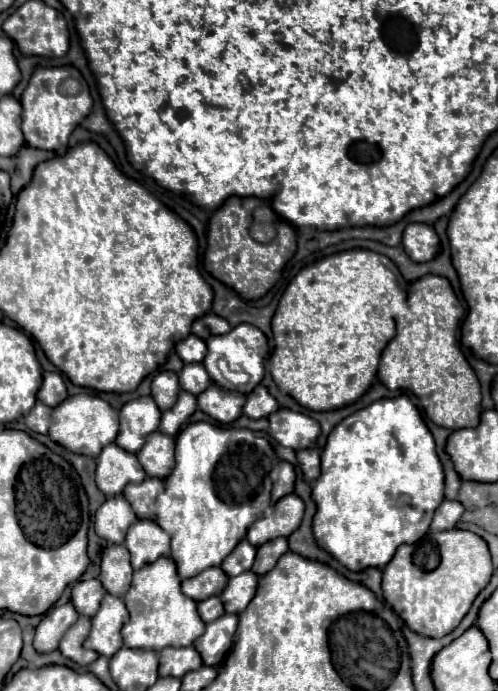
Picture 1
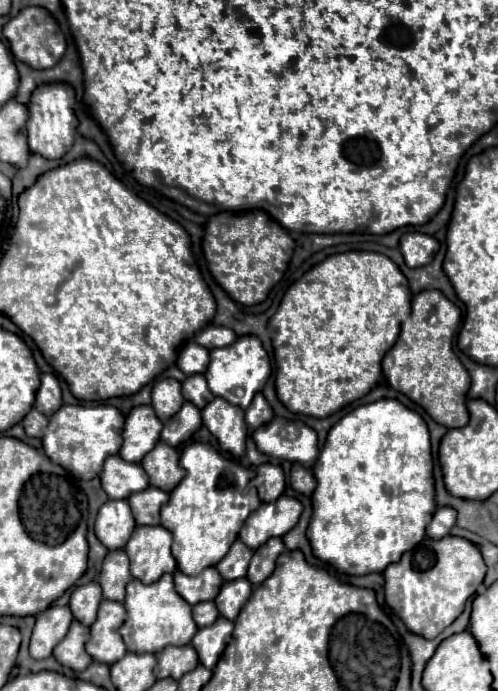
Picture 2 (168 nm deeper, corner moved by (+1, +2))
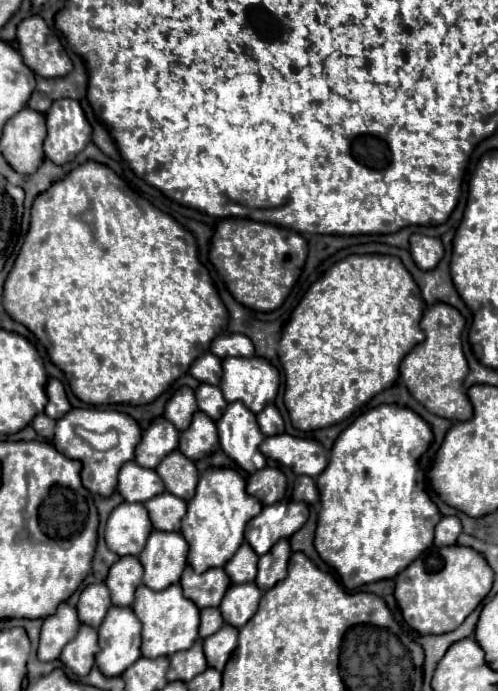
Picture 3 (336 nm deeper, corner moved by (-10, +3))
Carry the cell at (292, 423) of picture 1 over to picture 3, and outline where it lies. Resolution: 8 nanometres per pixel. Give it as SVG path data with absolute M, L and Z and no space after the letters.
M288 433L266 437L264 445L260 445L260 451L280 465L290 467L296 475L318 477L328 465L326 449L318 441L294 437Z

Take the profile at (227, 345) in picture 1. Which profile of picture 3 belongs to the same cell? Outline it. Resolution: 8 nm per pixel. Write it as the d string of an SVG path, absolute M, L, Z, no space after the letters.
M226 357L222 369L220 389L226 401L240 401L252 413L260 413L264 405L274 401L280 373L266 357Z

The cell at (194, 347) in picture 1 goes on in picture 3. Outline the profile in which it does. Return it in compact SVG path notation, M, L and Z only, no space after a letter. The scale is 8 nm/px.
M204 353L202 357L198 357L192 367L190 367L190 375L196 377L198 381L208 381L210 385L218 385L220 383L220 359L214 353Z

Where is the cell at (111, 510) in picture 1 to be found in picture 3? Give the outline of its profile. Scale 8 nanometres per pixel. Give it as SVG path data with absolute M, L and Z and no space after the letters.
M120 503L106 523L106 545L110 551L122 555L138 555L144 549L144 541L152 531L148 511L142 503Z

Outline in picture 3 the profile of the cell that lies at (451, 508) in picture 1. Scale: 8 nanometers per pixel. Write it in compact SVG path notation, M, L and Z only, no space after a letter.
M448 515L448 517L442 517L440 523L436 525L436 535L434 535L434 545L454 545L458 535L462 531L462 523L456 515Z

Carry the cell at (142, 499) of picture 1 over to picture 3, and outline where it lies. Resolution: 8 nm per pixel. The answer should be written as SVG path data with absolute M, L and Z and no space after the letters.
M164 491L156 497L152 497L152 501L144 503L154 529L164 529L164 531L180 529L180 517L184 517L184 505L186 505L184 499L168 493L168 491Z

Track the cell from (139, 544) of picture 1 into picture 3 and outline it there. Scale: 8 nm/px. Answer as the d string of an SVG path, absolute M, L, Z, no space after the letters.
M152 531L144 551L140 553L140 561L144 565L144 585L150 589L164 589L164 585L174 585L180 581L180 573L186 567L186 553L188 553L188 543L184 537L176 531Z

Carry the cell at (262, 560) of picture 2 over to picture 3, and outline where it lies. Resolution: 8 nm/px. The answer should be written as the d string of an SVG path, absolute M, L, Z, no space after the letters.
M288 539L278 541L266 555L260 557L258 561L258 575L256 575L256 585L260 589L268 591L276 581L282 581L286 577L286 565L290 559L290 543Z

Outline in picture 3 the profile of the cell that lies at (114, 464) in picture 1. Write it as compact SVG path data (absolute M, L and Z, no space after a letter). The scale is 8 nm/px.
M128 461L118 475L118 491L126 501L144 503L154 495L164 493L164 483L154 469L140 469L140 465Z

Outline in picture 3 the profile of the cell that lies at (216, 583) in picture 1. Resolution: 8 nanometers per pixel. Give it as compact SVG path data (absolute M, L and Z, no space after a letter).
M190 567L184 569L180 585L184 589L184 597L194 601L200 609L220 605L226 589L230 587L230 577L224 569L208 569L206 573L194 573Z

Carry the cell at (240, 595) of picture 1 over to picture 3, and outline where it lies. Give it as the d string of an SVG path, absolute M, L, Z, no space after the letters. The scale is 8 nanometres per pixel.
M256 583L230 585L228 593L220 603L220 613L224 613L224 621L236 627L242 627L258 609L258 601L262 591Z

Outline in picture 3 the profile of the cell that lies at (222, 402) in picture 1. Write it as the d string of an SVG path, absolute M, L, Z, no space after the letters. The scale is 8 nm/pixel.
M234 401L226 407L224 415L216 421L220 447L224 453L236 461L246 473L254 473L266 465L266 457L258 451L264 439L264 433L258 427L256 415L250 409L244 409L240 401Z

